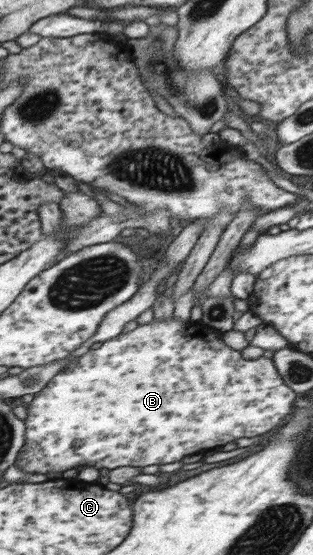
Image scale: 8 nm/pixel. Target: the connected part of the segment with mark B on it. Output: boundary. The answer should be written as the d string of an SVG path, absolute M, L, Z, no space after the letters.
M175 318L167 321L157 321L153 319L147 325L139 325L137 329L128 333L121 333L117 337L104 341L99 349L90 350L81 358L75 360L70 366L65 367L39 392L37 392L31 404L27 407L27 417L25 417L25 451L17 458L17 463L23 471L27 473L43 473L49 471L67 471L79 465L91 465L95 469L101 467L147 467L147 465L163 465L163 463L175 463L181 461L187 455L199 453L203 449L213 449L221 447L225 443L231 443L241 437L257 437L263 435L275 427L279 427L285 417L293 411L293 401L297 399L297 393L281 378L281 374L275 368L272 359L259 357L259 359L245 359L242 351L235 351L225 345L223 332L218 332L211 327L206 327L201 322L193 323L189 321L178 321Z

